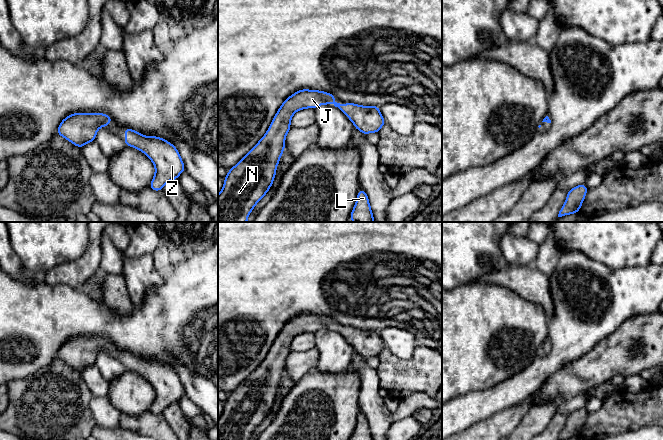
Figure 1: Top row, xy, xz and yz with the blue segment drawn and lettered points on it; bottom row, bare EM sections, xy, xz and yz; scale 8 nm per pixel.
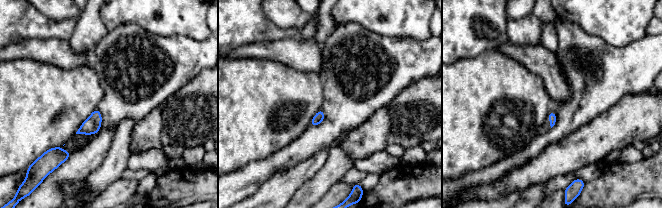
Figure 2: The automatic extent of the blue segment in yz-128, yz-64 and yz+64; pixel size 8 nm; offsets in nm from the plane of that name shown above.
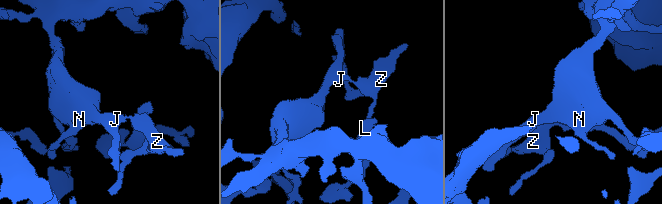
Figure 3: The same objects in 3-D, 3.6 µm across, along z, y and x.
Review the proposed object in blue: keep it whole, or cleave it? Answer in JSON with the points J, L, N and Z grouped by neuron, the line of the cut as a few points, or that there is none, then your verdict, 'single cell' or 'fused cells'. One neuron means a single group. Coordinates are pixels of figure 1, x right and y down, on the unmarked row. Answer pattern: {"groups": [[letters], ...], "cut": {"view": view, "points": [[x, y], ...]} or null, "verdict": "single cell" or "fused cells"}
{"groups": [["J", "L", "N", "Z"]], "cut": null, "verdict": "single cell"}

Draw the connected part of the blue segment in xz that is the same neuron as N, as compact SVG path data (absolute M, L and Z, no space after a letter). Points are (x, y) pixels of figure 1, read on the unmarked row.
M303 313L289 320L275 338L266 358L234 391L229 393L218 419L218 440L249 440L273 408L295 336L333 328L364 359L379 357L386 348L378 330L335 327L333 318Z

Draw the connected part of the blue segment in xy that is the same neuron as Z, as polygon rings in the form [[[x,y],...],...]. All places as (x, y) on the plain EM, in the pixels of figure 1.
[[[125,352],[126,370],[134,371],[149,381],[155,390],[155,399],[149,411],[161,415],[171,404],[177,404],[185,395],[184,387],[176,371],[166,363],[143,360],[131,352]]]

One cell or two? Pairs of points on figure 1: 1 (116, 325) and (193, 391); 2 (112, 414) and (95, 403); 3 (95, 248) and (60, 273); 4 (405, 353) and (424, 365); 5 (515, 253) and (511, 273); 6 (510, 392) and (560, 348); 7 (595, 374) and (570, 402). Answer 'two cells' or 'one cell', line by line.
1: two cells
2: one cell
3: one cell
4: two cells
5: two cells
6: one cell
7: two cells

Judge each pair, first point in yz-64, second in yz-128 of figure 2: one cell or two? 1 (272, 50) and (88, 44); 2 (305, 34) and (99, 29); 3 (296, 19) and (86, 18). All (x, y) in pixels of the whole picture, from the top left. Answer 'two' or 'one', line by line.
1: two
2: one
3: two

